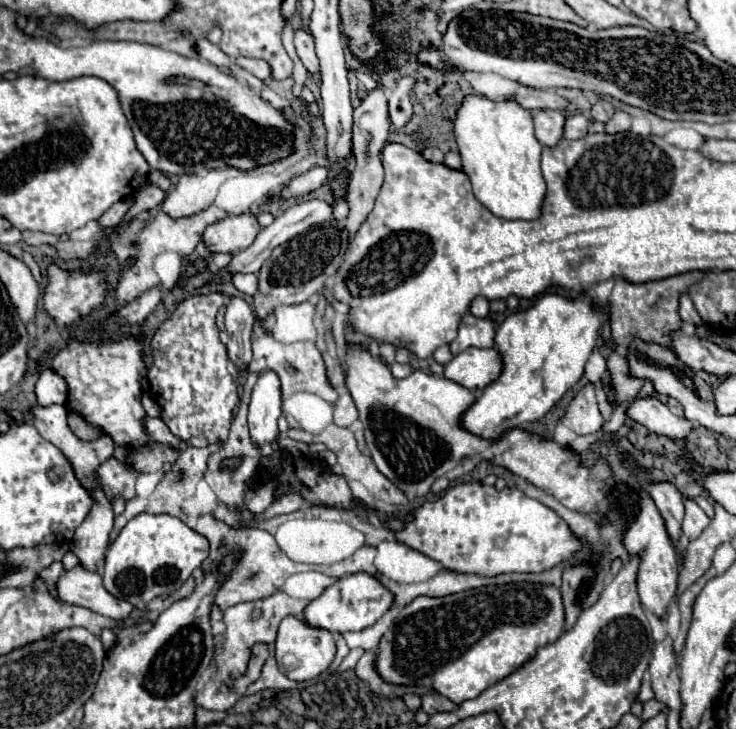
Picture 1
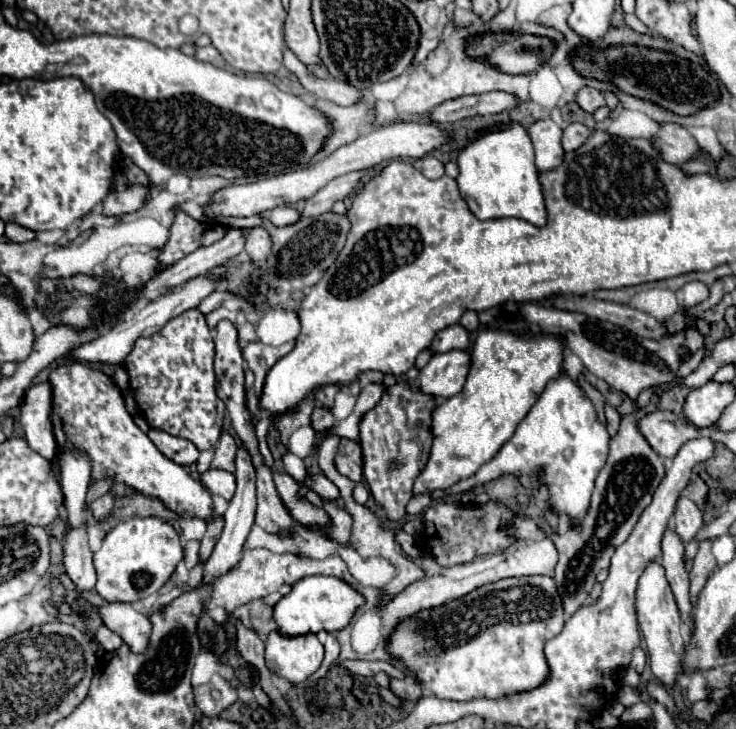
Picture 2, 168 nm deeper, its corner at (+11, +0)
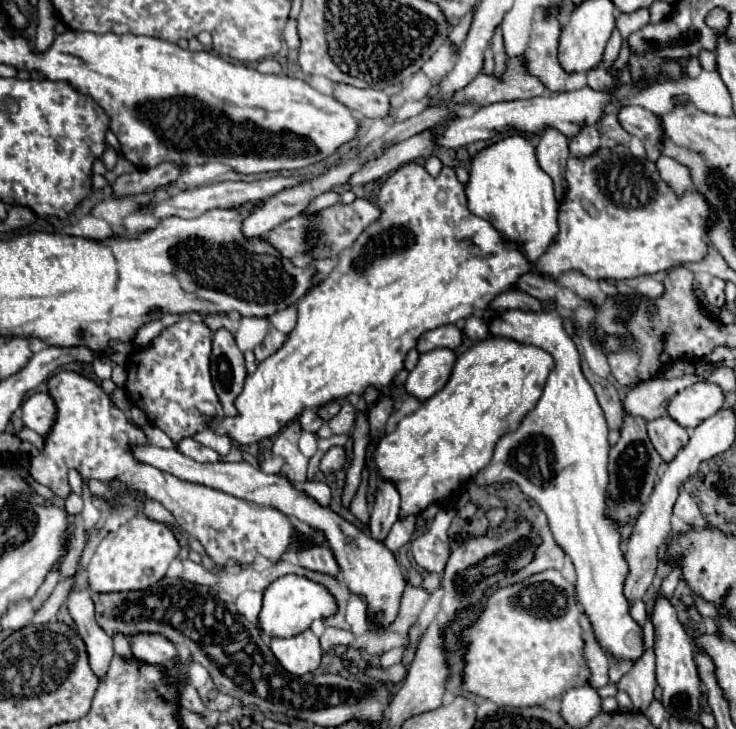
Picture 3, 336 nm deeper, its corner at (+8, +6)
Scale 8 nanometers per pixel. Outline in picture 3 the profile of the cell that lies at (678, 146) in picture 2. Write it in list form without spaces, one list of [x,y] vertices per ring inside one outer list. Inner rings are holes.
[[[624,105],[618,111],[618,121],[630,135],[636,135],[644,143],[648,161],[654,163],[660,157],[660,137],[662,137],[660,119],[654,113],[646,111],[644,107]]]

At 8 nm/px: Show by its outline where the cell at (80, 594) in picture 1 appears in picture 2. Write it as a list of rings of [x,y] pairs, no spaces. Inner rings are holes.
[[[103,603],[97,613],[111,631],[121,635],[131,651],[145,651],[151,633],[151,621],[147,615],[135,611],[129,603]]]

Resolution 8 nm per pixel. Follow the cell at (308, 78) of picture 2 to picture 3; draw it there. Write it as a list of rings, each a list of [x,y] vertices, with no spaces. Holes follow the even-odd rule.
[[[336,85],[334,97],[348,109],[364,117],[386,117],[390,113],[390,97],[376,89],[356,89],[352,85]]]

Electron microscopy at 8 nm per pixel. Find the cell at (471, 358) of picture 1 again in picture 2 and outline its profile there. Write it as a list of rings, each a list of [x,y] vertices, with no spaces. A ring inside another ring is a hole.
[[[469,351],[435,353],[419,373],[419,387],[423,393],[447,399],[461,391],[465,375],[469,375]]]

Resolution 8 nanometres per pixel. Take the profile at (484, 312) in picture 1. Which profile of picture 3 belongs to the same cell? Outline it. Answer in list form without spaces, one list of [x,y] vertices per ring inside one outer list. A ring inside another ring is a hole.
[[[468,317],[466,319],[466,325],[464,325],[464,335],[470,339],[470,341],[474,341],[474,343],[480,343],[480,341],[484,341],[484,339],[488,339],[488,327],[486,327],[486,323],[482,321],[482,319],[478,319],[478,317]]]

